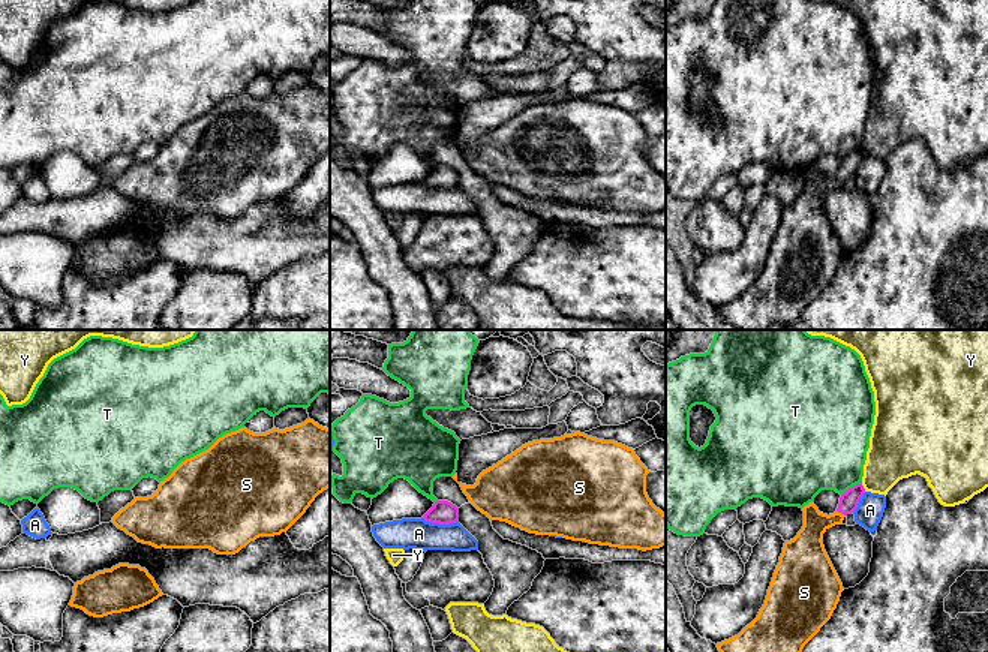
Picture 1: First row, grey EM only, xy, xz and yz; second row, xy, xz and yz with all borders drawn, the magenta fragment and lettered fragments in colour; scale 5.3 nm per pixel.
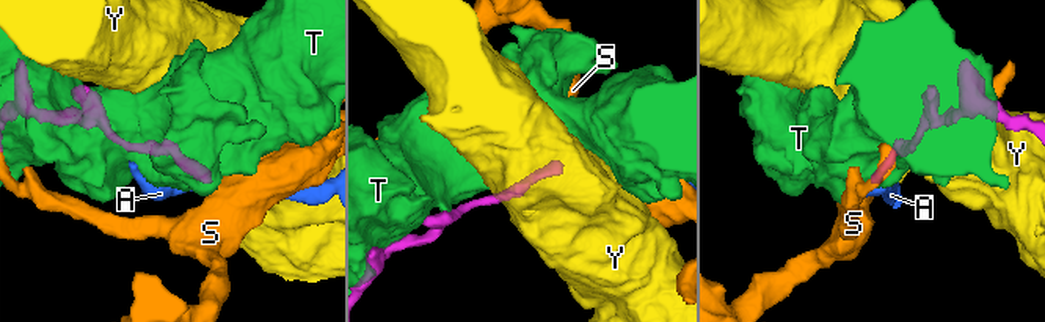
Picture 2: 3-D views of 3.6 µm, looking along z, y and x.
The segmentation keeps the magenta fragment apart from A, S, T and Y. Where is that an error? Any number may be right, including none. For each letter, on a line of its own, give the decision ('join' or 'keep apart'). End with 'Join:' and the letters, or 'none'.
A: keep apart
S: join
T: keep apart
Y: keep apart
Join: S

